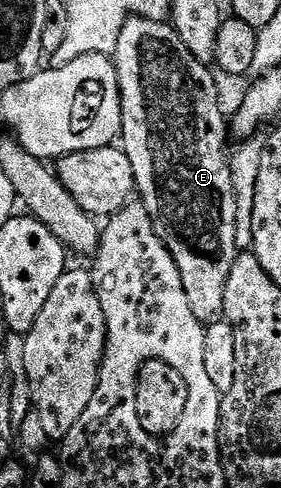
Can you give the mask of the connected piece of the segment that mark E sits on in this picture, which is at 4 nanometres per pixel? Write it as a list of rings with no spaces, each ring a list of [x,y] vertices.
[[[131,17],[129,22],[119,33],[119,43],[115,54],[115,64],[117,66],[117,78],[119,79],[119,91],[121,92],[121,136],[120,144],[125,150],[127,159],[131,159],[133,168],[133,179],[136,192],[139,194],[140,204],[151,215],[151,223],[155,227],[155,235],[164,243],[167,251],[175,259],[175,267],[179,267],[179,279],[183,279],[183,291],[187,291],[187,303],[191,307],[191,315],[202,323],[212,323],[225,312],[223,307],[223,295],[225,294],[225,284],[227,275],[231,275],[231,267],[239,255],[237,244],[235,243],[235,231],[237,230],[237,204],[235,203],[235,193],[233,191],[233,173],[229,170],[230,154],[225,153],[225,133],[227,137],[227,113],[221,110],[221,105],[217,102],[217,81],[209,74],[210,70],[183,47],[183,39],[173,29],[172,24],[165,21],[152,21],[146,17]]]

